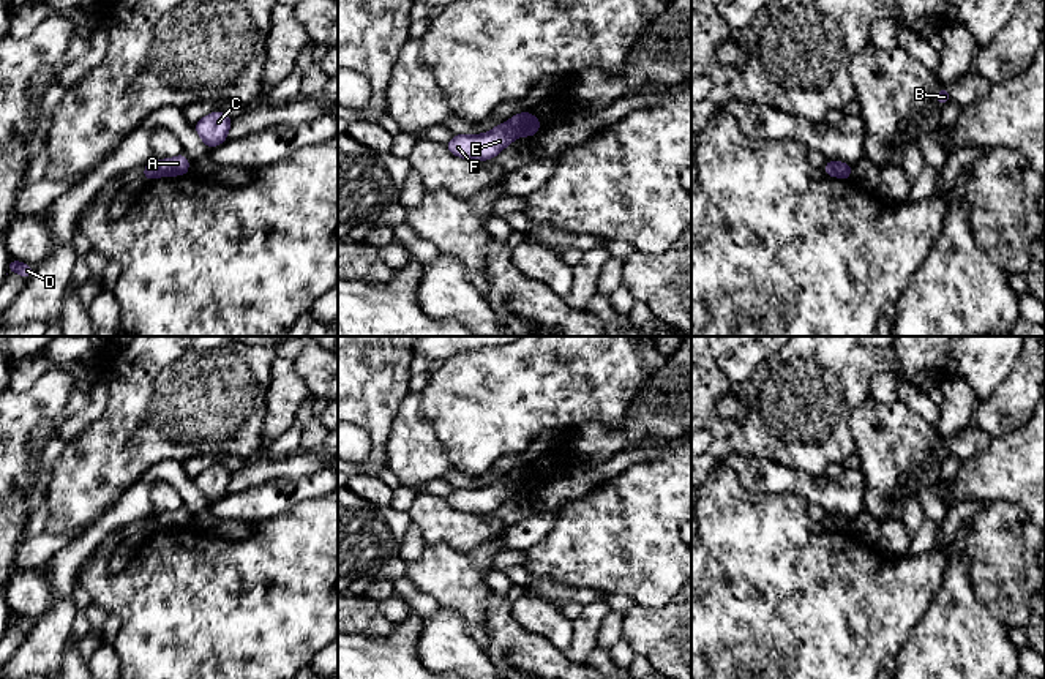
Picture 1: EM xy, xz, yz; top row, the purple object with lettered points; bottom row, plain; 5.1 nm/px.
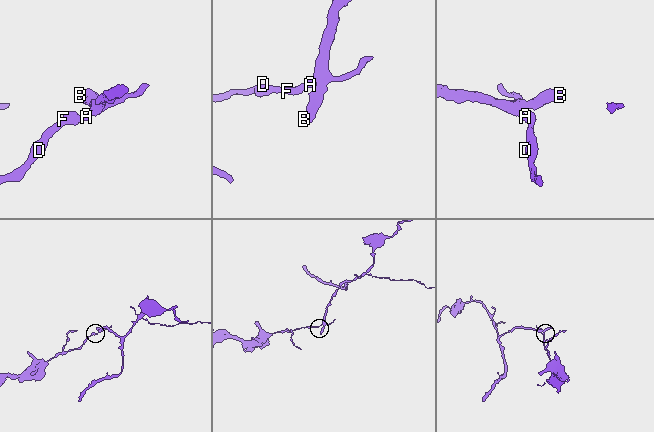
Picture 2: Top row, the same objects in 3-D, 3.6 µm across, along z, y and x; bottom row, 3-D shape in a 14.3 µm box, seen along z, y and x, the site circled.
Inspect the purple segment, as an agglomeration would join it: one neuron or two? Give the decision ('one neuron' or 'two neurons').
one neuron

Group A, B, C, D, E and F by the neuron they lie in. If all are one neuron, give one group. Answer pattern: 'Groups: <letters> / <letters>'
Groups: A B C D E F

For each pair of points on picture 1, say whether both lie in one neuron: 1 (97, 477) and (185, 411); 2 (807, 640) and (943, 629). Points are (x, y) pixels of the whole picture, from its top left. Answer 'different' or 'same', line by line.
1: same
2: different

